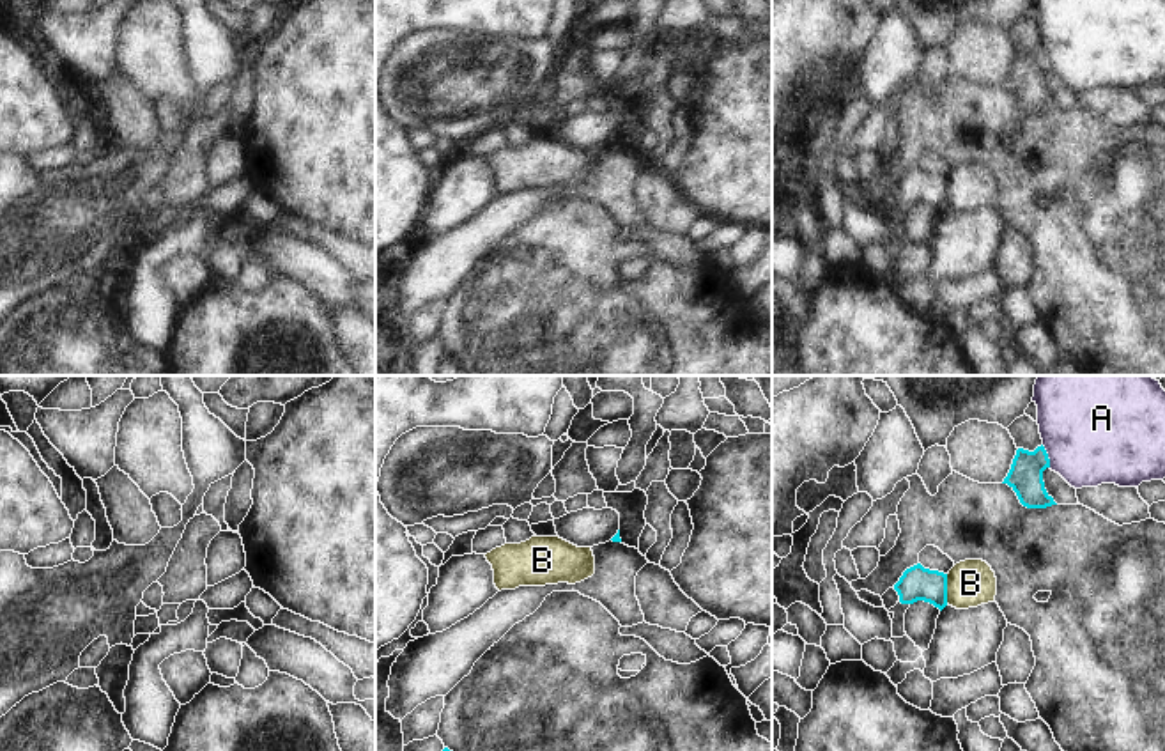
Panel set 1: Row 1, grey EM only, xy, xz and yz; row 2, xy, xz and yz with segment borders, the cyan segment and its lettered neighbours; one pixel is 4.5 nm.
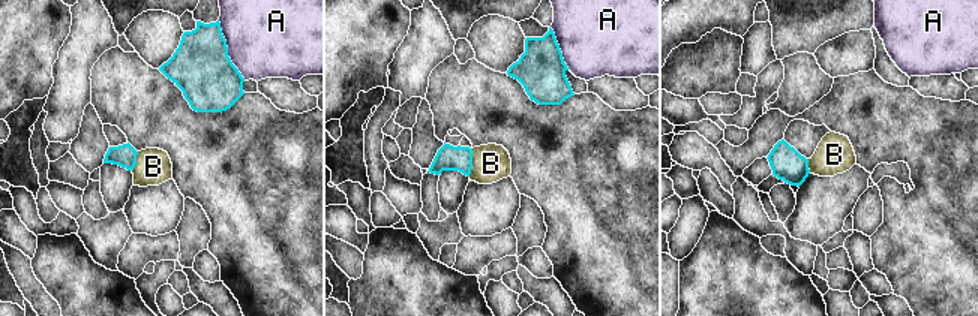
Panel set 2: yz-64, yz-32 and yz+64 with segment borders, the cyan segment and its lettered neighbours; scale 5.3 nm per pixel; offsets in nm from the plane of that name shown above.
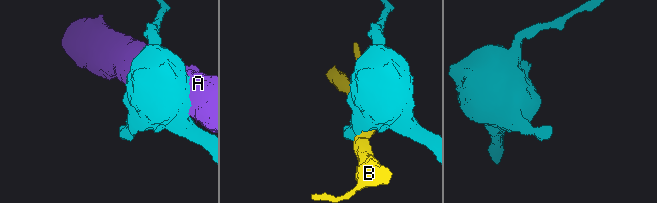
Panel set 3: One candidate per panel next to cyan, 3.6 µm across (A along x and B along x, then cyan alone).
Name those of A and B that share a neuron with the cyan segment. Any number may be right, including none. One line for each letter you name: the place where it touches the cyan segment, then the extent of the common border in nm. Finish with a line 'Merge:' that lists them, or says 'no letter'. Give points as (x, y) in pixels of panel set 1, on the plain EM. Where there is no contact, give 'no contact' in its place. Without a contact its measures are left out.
Merge: no letter

